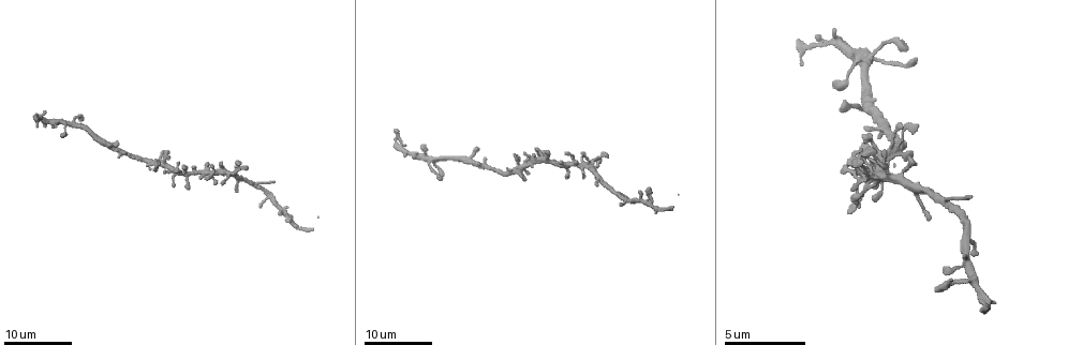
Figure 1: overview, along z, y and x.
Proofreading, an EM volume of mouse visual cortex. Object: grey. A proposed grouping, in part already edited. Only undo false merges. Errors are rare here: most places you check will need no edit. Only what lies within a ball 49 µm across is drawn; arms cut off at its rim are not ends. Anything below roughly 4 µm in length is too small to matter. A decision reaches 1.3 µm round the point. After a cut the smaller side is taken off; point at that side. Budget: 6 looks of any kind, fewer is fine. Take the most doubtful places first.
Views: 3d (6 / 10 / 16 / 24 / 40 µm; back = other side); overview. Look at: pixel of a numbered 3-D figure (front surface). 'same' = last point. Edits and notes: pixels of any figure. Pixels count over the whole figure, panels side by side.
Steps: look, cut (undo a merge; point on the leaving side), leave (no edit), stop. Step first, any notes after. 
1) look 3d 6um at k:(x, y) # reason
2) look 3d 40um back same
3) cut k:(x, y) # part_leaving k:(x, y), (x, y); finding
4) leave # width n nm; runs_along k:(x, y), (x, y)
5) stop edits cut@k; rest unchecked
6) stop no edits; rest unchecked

look 3d 16um at 1:(963, 224) # three-way junction

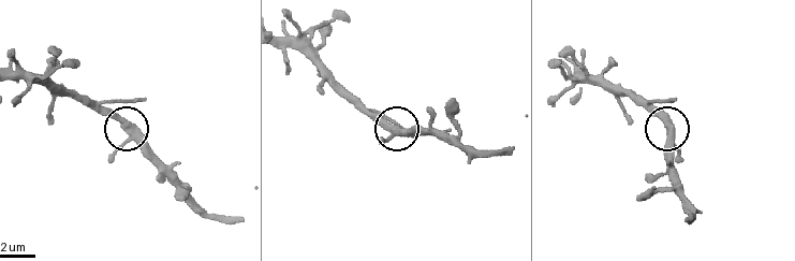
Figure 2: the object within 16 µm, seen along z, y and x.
look 3d 6um at 2:(125, 125) # closer look

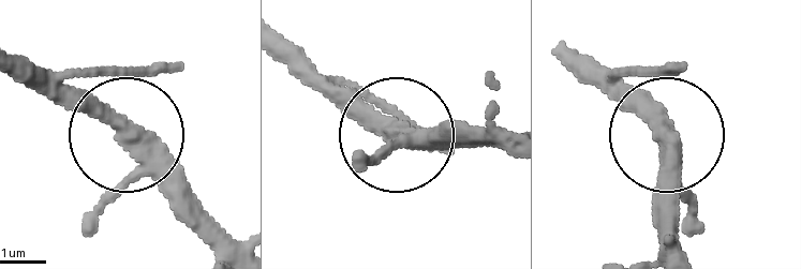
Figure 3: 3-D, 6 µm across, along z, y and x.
leave # arms 3; runs_along 3:(12, 62), (104, 113), (216, 224); one cell here

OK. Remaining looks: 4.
look 3d 16um at 1:(872, 52) # thin arm on a thick one

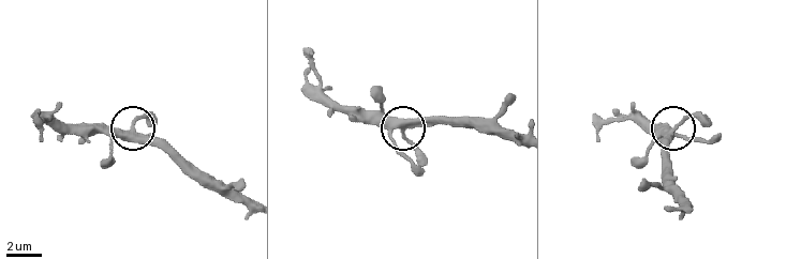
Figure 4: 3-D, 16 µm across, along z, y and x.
look 3d 6um at 4:(131, 128) # zoom in

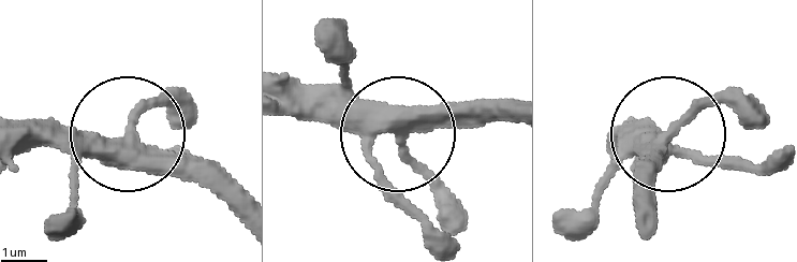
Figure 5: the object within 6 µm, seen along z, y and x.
leave # arms 4; runs_along 5:(238, 217), (134, 148), (134, 125), (153, 106), (188, 102); continuous, no second cell

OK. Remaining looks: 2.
look 3d 24um at 1:(539, 159) # looks like a crossing

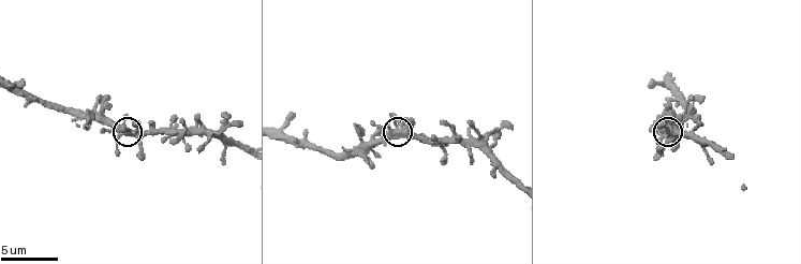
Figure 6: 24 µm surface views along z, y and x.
look 3d 10um at 6:(395, 129) # closer look

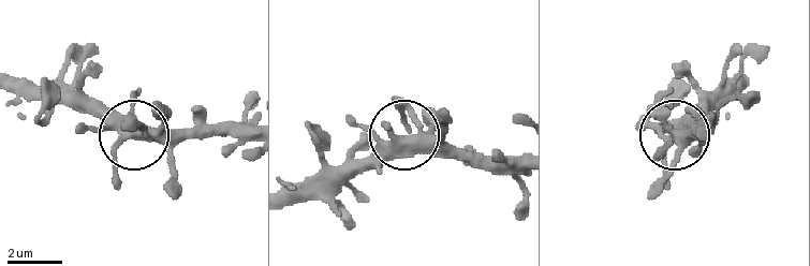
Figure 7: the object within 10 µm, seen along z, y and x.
leave # one cell here

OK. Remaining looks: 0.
stop no edits; rest unchecked

